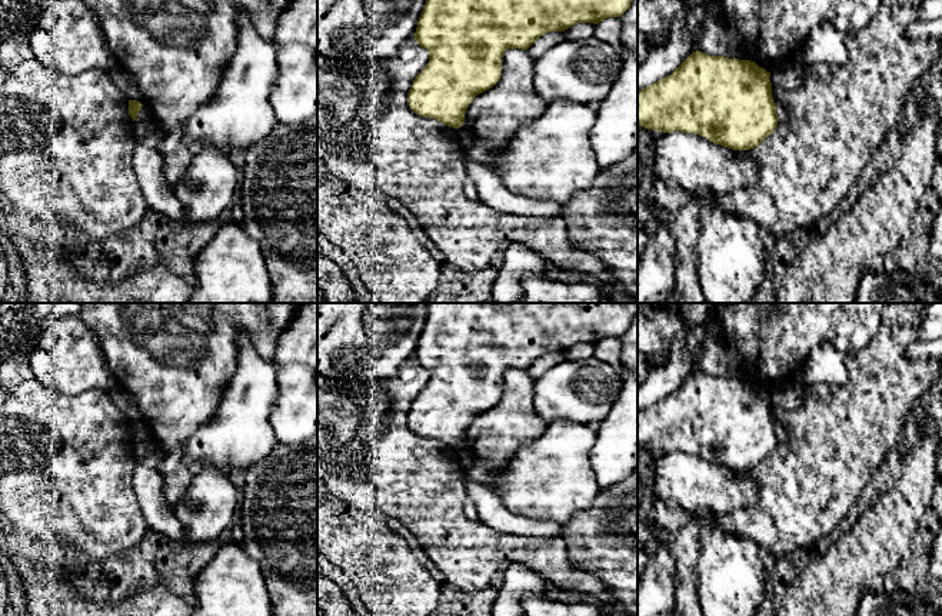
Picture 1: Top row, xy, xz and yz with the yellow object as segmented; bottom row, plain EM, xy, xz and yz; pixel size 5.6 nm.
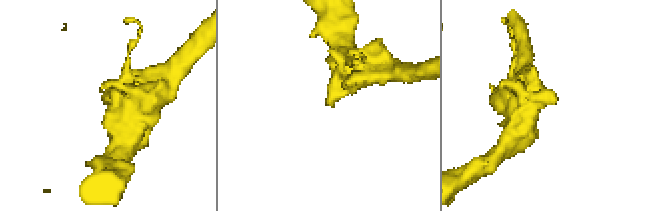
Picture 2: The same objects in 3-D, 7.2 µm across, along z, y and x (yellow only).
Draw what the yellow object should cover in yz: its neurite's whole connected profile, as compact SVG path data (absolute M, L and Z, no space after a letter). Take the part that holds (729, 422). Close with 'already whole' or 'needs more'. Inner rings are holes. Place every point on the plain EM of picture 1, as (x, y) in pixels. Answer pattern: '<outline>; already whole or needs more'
M693 372L672 394L638 410L638 446L695 453L732 470L758 467L778 446L770 393L755 382Z; already whole

